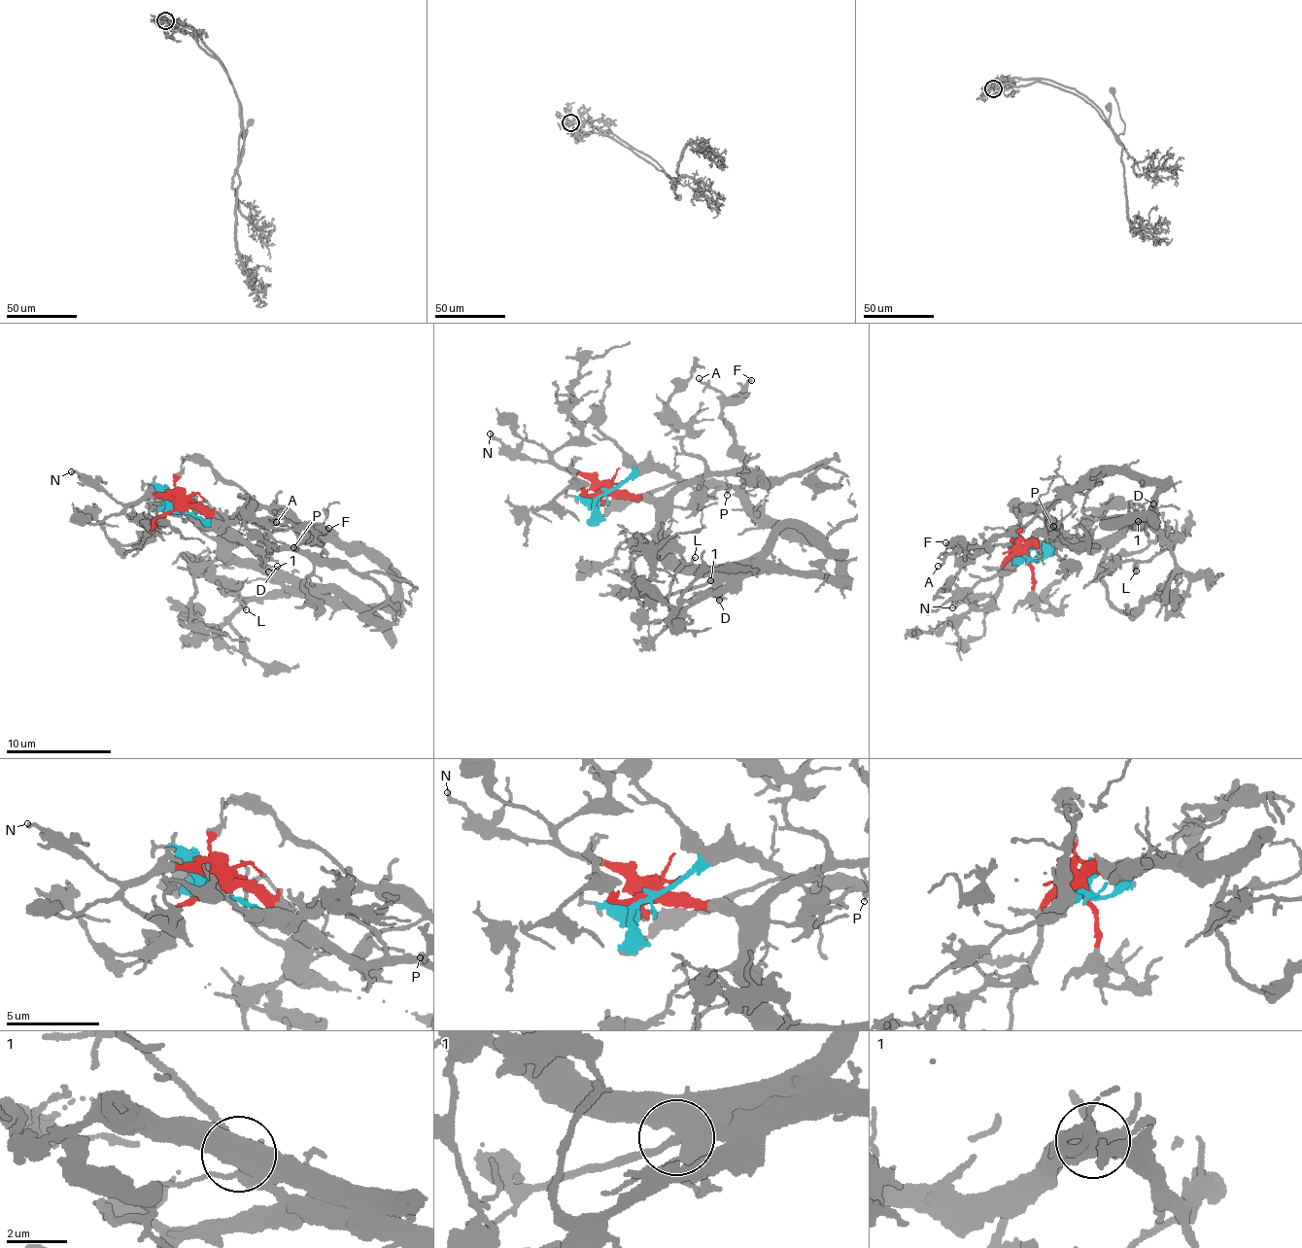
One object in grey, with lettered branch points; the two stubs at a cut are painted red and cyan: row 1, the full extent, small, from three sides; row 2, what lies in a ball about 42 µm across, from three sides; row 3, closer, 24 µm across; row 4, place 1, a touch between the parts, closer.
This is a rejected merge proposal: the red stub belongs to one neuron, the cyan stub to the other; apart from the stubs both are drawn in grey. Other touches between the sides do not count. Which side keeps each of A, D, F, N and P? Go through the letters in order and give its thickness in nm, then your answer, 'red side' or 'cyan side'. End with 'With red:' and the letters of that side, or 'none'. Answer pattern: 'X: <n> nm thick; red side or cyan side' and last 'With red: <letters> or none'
A: 100 nm thick; cyan side
D: 190 nm thick; red side
F: 240 nm thick; cyan side
N: 200 nm thick; red side
P: 150 nm thick; red side
With red: D, N, P

